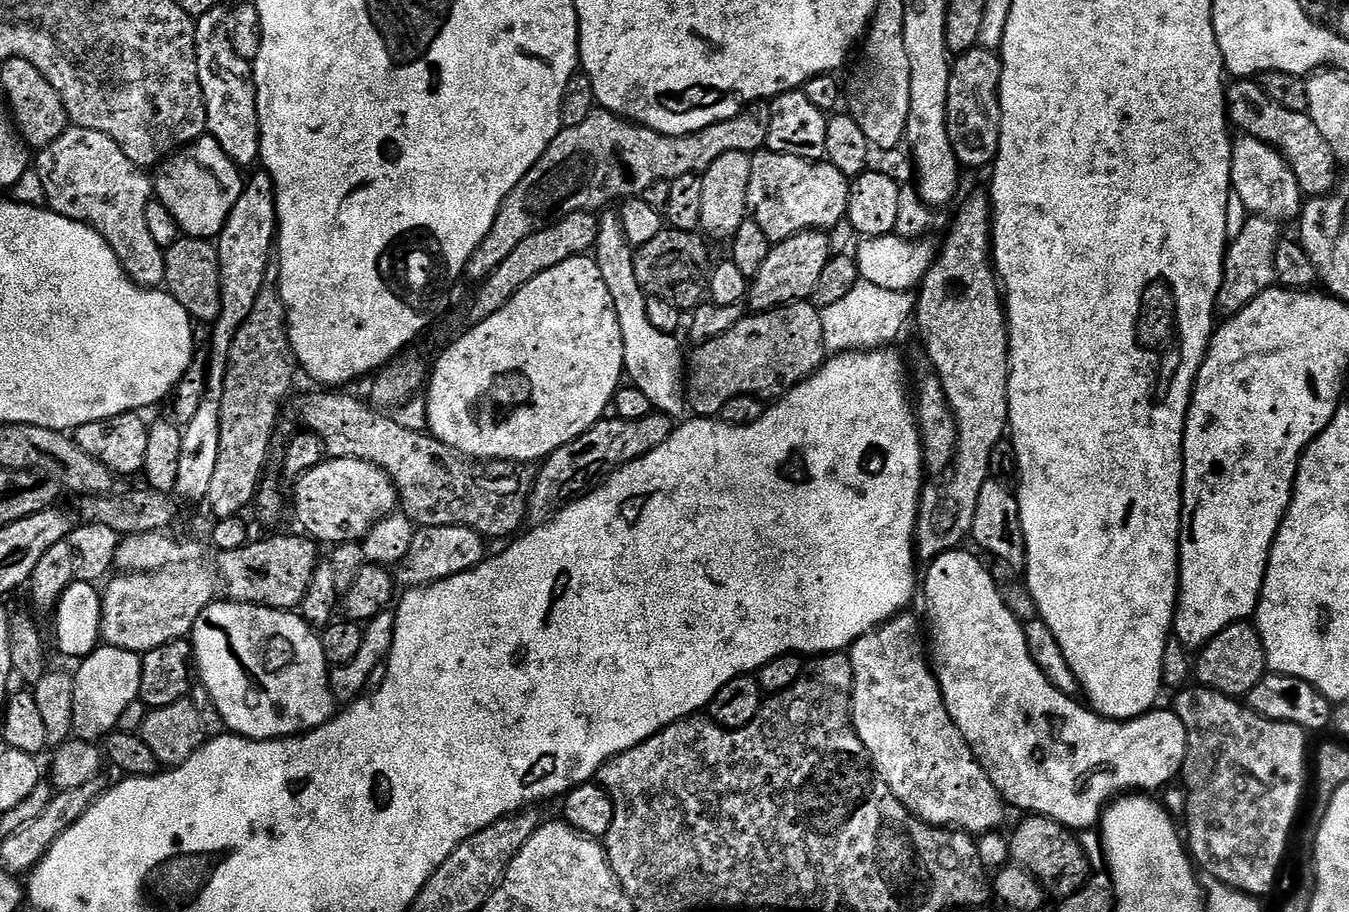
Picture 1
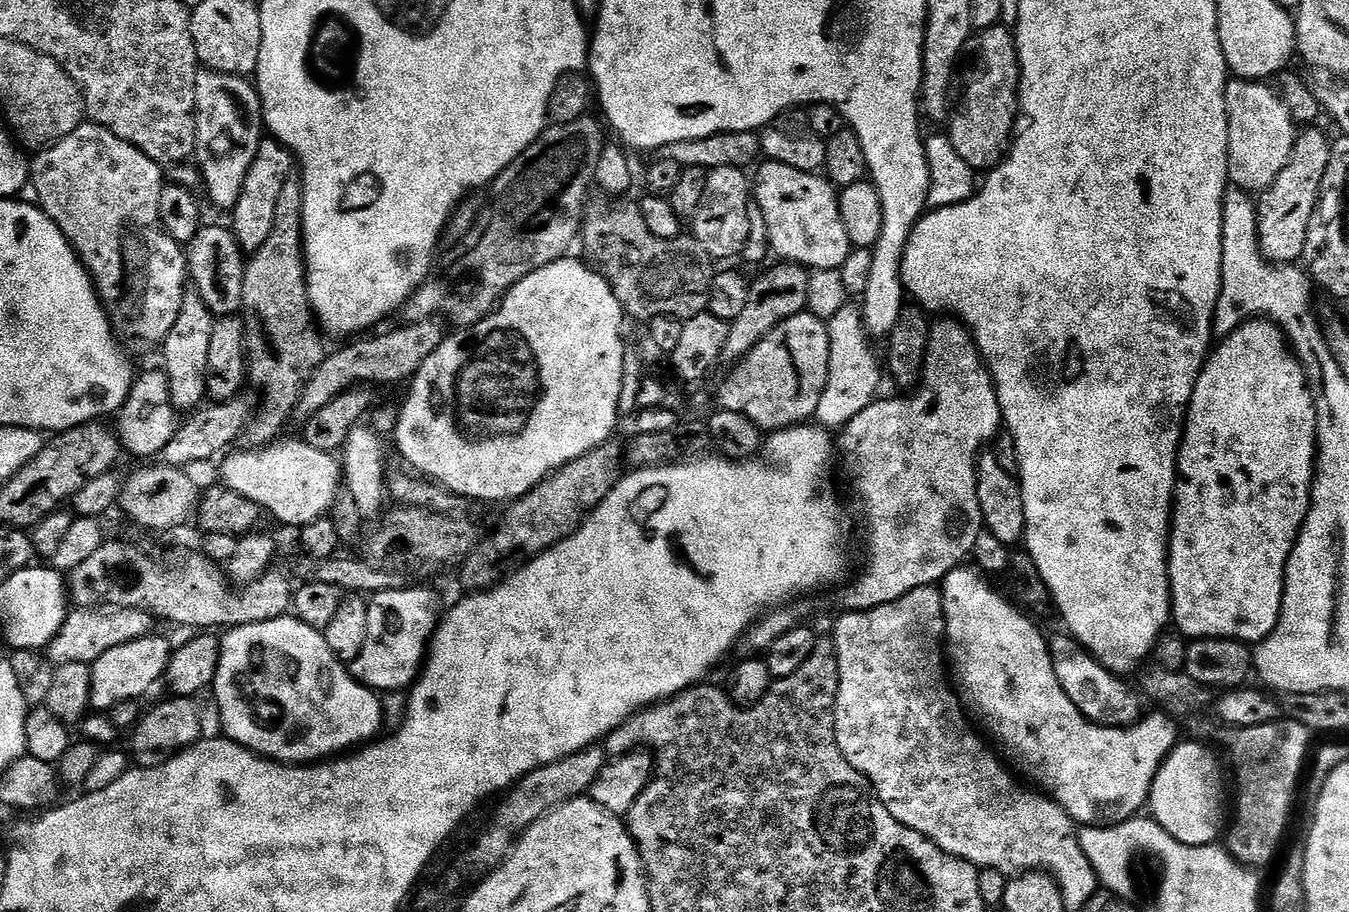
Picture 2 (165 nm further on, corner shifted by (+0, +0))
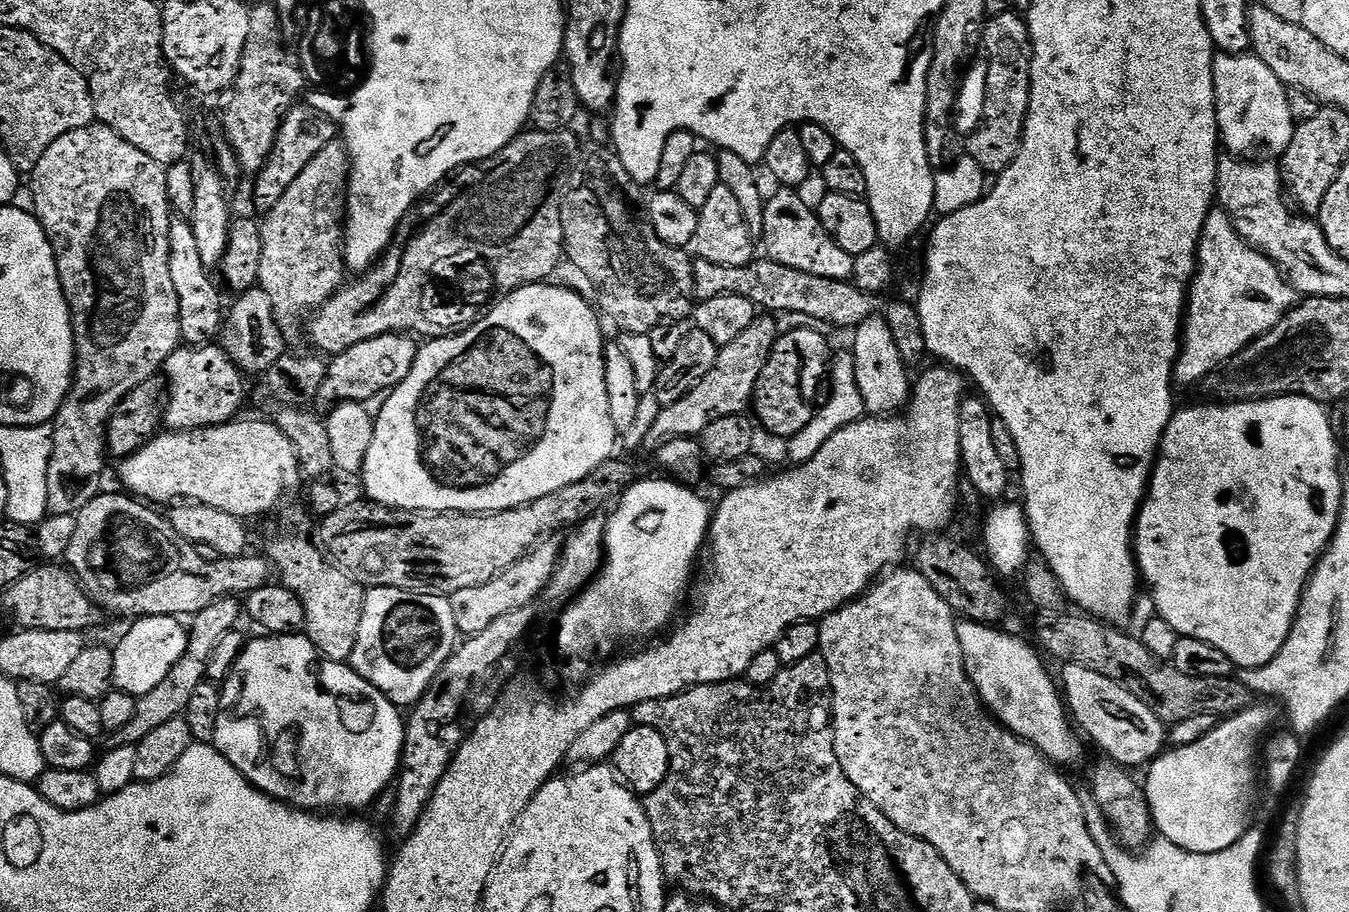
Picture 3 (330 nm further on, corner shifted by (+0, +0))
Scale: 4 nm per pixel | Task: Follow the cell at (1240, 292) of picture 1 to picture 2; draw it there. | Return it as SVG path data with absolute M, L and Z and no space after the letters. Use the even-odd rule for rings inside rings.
M1308 126L1297 135L1292 157L1282 170L1282 174L1278 174L1274 183L1265 192L1259 193L1256 200L1260 249L1271 264L1296 264L1306 250L1306 230L1310 230L1312 215L1316 209L1316 203L1320 200L1320 184L1326 178L1326 166L1330 162L1330 154L1332 153L1330 136L1319 132L1318 129L1319 127L1316 126Z

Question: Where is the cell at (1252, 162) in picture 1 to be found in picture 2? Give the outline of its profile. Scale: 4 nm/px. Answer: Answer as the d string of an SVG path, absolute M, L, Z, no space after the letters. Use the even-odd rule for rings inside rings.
M1232 78L1226 90L1228 115L1228 178L1244 192L1259 194L1282 174L1296 145L1298 125L1282 106L1275 87L1258 80Z

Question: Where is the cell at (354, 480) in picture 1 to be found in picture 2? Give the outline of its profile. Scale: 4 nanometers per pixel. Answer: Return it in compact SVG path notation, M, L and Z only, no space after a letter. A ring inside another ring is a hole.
M285 438L277 439L275 442L261 447L259 450L248 450L252 452L236 452L233 451L231 454L223 457L222 463L224 465L220 468L220 476L222 479L223 487L234 490L238 494L242 494L242 498L250 498L250 502L254 502L257 506L262 509L265 513L268 512L276 520L281 520L284 524L293 524L296 530L304 527L304 525L314 522L318 518L328 516L332 509L336 506L336 498L341 495L342 492L342 473L341 473L341 461L337 459L333 453L323 452L322 450L314 450L314 446L310 446L302 438L296 438L296 440L284 440Z

